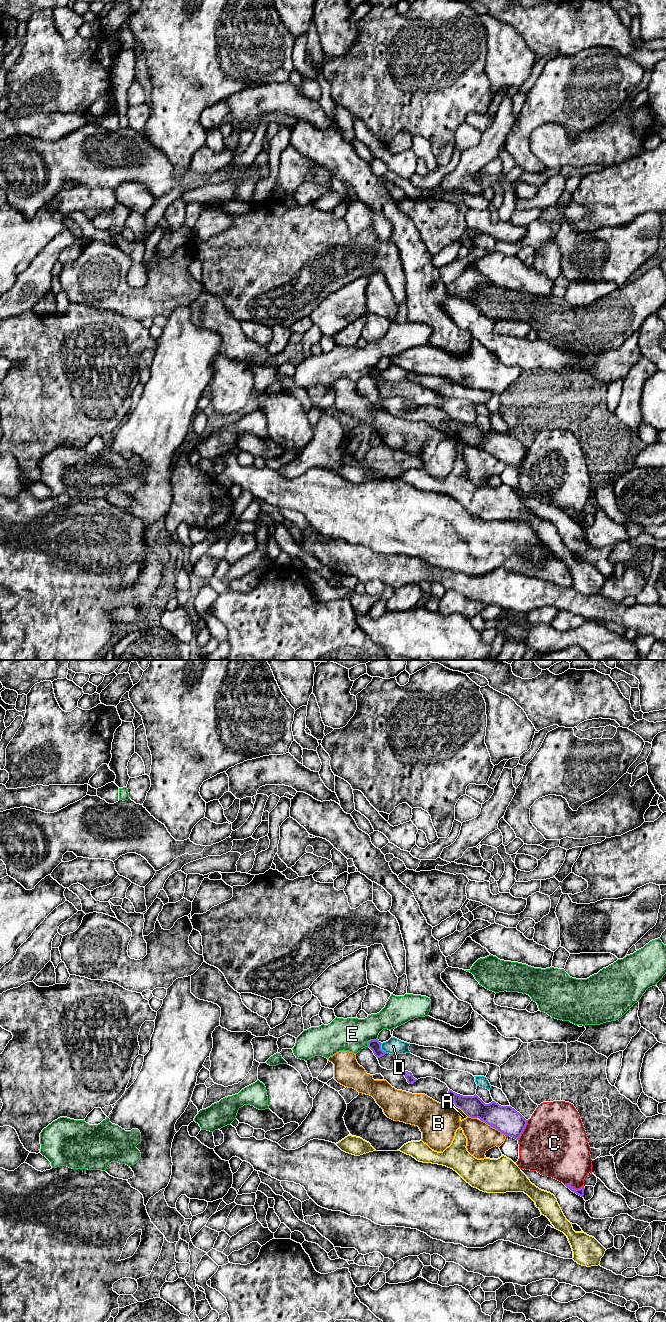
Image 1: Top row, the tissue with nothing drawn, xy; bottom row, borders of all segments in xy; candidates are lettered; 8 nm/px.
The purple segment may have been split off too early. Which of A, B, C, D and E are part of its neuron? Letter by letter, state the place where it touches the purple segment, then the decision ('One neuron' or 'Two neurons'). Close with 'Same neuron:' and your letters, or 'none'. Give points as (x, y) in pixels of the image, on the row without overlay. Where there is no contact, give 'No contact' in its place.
A: Touches purple at xy (462, 438). Two neurons
B: Touches purple at xy (493, 455). Two neurons
C: Touches purple at xy (523, 458). Two neurons
D: Touches purple at xy (381, 377). Two neurons
E: Touches purple at xy (370, 368). Two neurons
Same neuron: none

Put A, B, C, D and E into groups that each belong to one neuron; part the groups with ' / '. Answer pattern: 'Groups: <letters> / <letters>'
Groups: A / B / C / D / E

